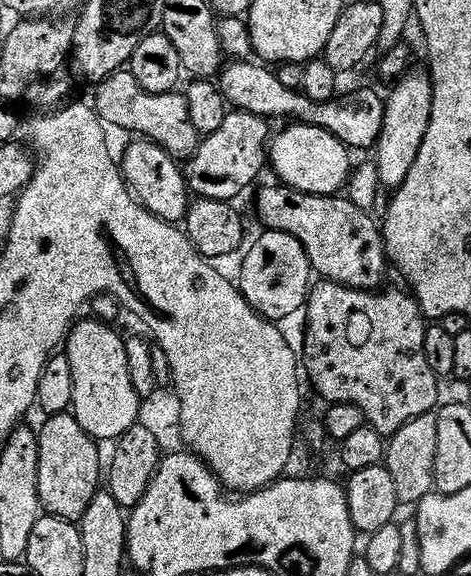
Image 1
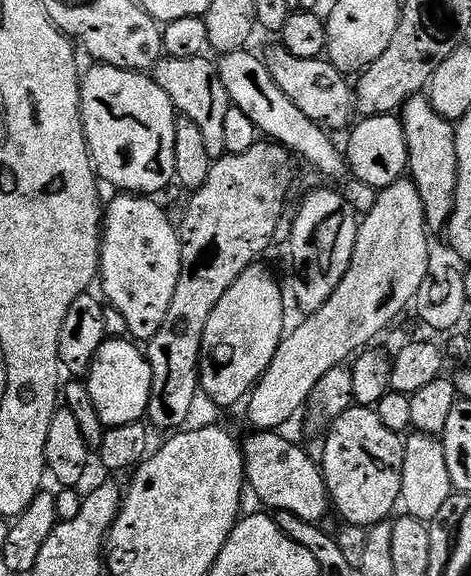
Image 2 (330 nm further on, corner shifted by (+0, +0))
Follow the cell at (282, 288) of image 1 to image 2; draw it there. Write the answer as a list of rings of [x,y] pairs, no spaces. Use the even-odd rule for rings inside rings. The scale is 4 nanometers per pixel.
[[[257,262],[252,267],[247,268],[238,278],[238,282],[234,282],[234,286],[230,286],[230,290],[226,290],[226,294],[222,294],[222,302],[218,302],[218,306],[214,306],[214,314],[210,314],[210,322],[206,322],[206,334],[202,334],[202,350],[200,351],[200,387],[203,395],[208,395],[214,403],[220,408],[228,408],[231,404],[236,404],[245,399],[251,393],[252,389],[260,383],[267,372],[270,362],[274,358],[274,354],[278,350],[281,340],[286,335],[286,327],[284,328],[284,296],[286,300],[286,292],[280,289],[278,281],[272,277],[272,272],[268,268],[263,268],[263,263]]]

